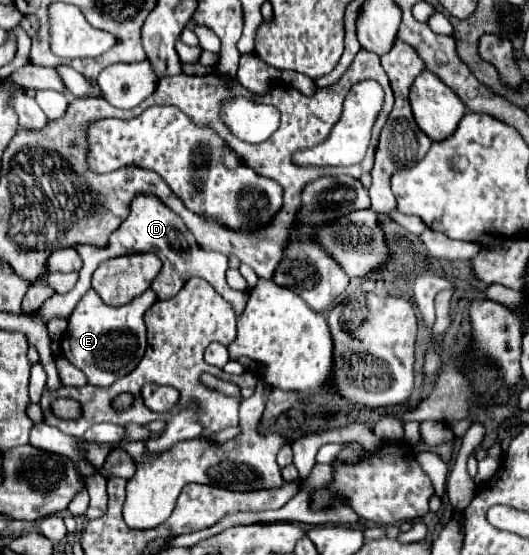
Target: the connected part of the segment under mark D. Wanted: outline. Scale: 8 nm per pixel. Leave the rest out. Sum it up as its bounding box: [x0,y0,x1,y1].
[36,193,247,321]

